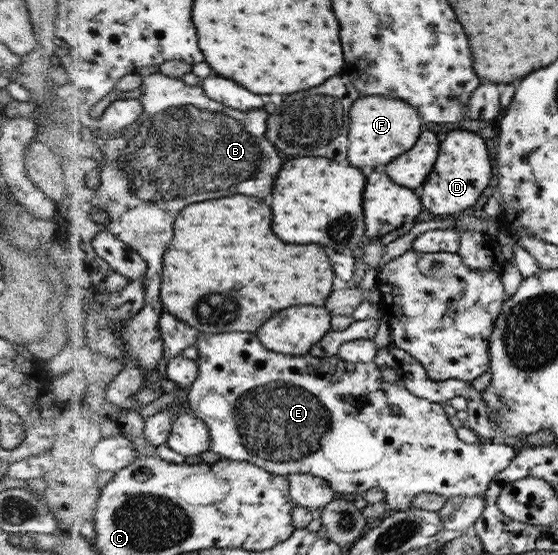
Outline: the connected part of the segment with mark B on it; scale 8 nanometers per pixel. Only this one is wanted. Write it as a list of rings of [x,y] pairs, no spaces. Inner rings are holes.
[[[161,71],[145,77],[142,85],[134,91],[121,93],[114,90],[103,101],[94,107],[75,107],[69,115],[71,119],[83,119],[82,133],[89,140],[94,140],[104,151],[103,159],[94,157],[72,157],[72,155],[57,155],[61,157],[64,182],[69,192],[59,203],[59,215],[73,210],[73,223],[91,221],[94,207],[106,207],[110,215],[109,231],[125,244],[137,250],[147,261],[149,271],[146,279],[146,306],[139,314],[118,327],[122,341],[134,361],[138,361],[148,371],[146,385],[154,385],[164,392],[172,390],[169,381],[161,379],[159,365],[166,357],[166,344],[162,336],[162,317],[167,309],[162,300],[163,269],[165,269],[165,253],[169,251],[171,241],[175,239],[175,221],[177,215],[191,203],[201,203],[209,199],[221,199],[231,195],[255,195],[269,197],[273,195],[273,177],[279,179],[283,169],[283,159],[278,147],[270,140],[270,124],[267,123],[267,111],[241,111],[239,108],[227,106],[211,98],[202,85],[189,85],[184,78],[169,77]],[[120,100],[139,100],[145,106],[144,115],[136,124],[130,125],[122,138],[104,140],[96,137],[89,124],[90,118],[100,118],[107,110]]]

